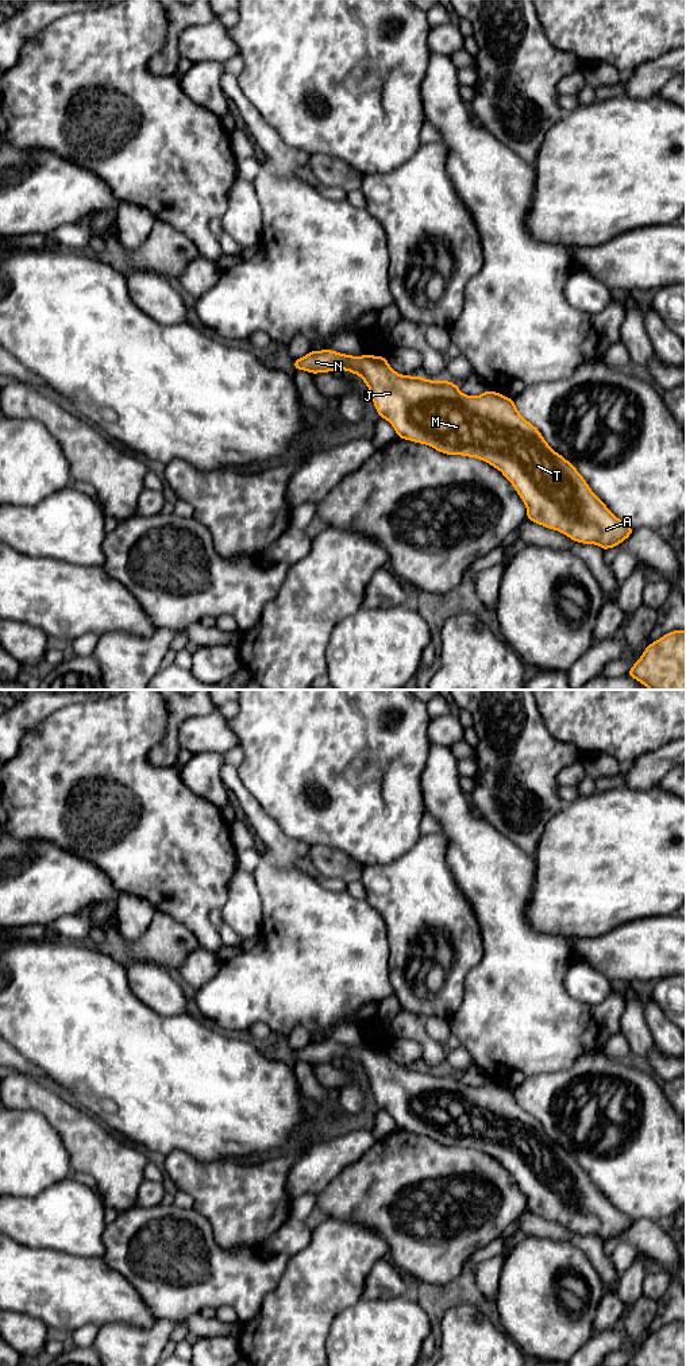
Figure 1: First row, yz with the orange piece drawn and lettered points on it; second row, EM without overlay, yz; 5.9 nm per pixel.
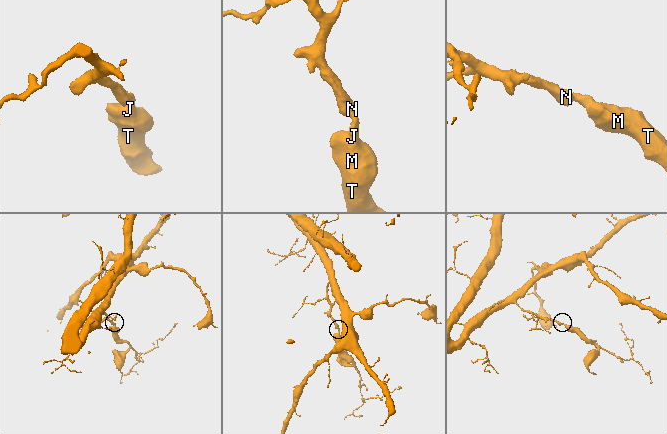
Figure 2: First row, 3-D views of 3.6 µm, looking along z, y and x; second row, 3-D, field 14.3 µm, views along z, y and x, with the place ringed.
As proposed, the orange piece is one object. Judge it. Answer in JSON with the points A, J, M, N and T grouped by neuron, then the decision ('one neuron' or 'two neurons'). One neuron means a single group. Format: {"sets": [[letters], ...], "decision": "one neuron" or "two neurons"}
{"sets": [["A", "J", "M", "N", "T"]], "decision": "one neuron"}

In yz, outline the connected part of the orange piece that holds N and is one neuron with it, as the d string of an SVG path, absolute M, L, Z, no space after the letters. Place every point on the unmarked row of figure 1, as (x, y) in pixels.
M325 1039L311 1041L292 1054L296 1062L305 1061L312 1066L338 1061L359 1066L370 1081L377 1104L392 1115L397 1130L427 1135L446 1146L489 1154L513 1176L527 1197L527 1211L535 1215L558 1222L577 1234L600 1236L604 1243L617 1238L635 1222L608 1200L578 1161L555 1143L540 1122L519 1104L514 1091L509 1088L492 1080L470 1088L447 1070L400 1066L381 1046L352 1047Z

